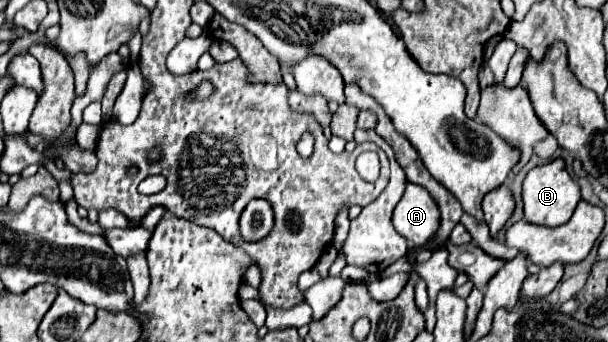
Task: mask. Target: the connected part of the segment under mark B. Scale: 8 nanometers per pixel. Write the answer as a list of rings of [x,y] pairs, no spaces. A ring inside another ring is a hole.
[[[554,159],[546,165],[538,165],[528,171],[522,183],[522,199],[524,199],[524,219],[542,227],[556,227],[570,219],[576,203],[580,201],[580,187],[570,179],[564,169],[562,159]]]

